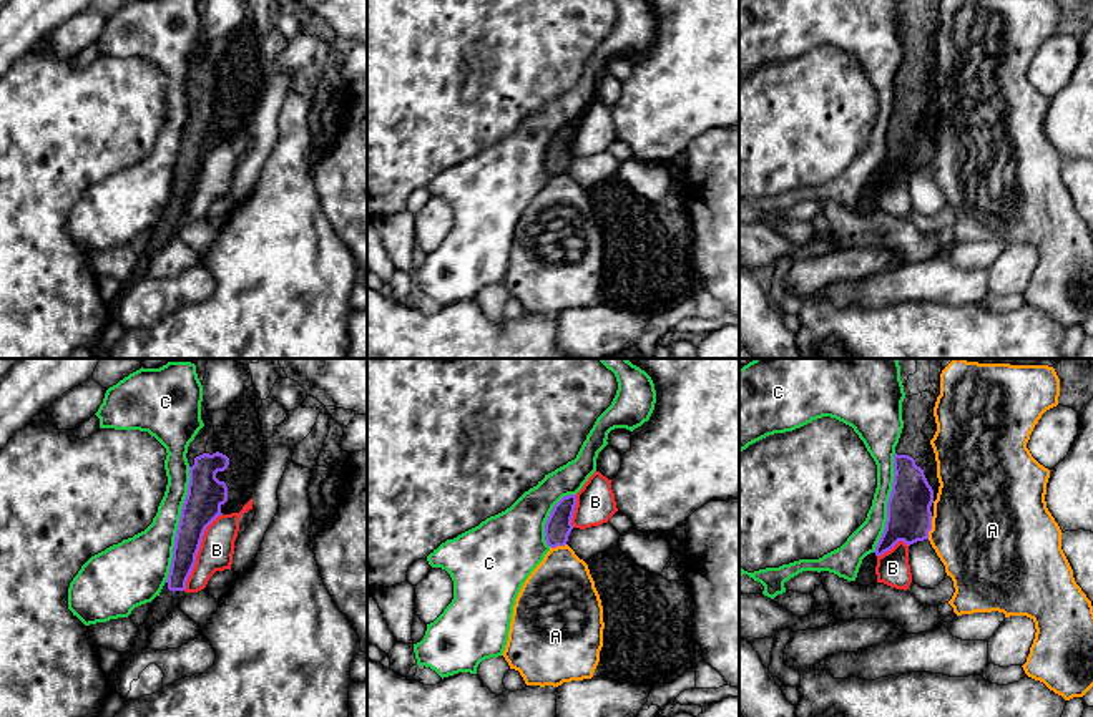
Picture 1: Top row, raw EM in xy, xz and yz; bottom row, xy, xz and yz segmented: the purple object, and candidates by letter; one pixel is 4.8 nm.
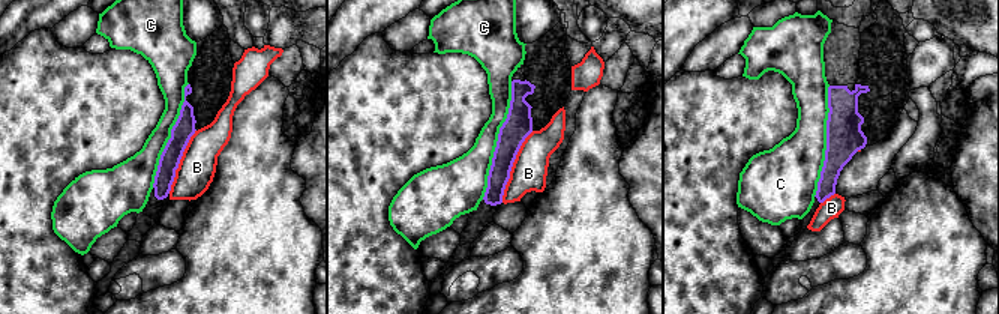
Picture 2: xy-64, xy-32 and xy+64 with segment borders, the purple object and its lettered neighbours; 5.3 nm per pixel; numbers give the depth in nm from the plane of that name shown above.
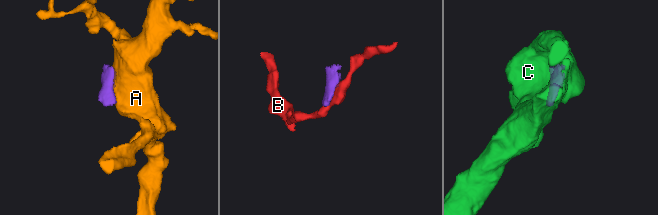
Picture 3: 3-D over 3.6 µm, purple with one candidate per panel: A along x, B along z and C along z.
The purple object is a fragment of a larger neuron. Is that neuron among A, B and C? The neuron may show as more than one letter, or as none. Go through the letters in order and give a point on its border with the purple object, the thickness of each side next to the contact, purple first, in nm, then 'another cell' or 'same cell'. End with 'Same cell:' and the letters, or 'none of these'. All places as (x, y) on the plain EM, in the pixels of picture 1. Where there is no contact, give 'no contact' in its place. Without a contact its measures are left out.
A: yz (931, 156) | 220/500 nm | another cell
B: xy (198, 178) | 180/170 nm | another cell
C: xy (178, 153) | 180/260 nm | another cell
Same cell: none of these

